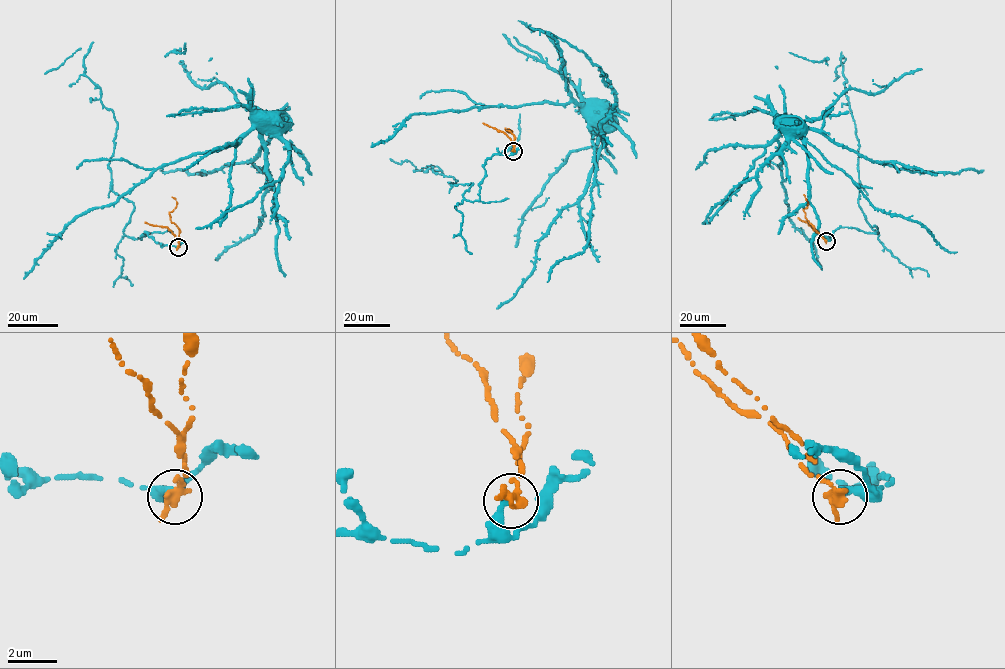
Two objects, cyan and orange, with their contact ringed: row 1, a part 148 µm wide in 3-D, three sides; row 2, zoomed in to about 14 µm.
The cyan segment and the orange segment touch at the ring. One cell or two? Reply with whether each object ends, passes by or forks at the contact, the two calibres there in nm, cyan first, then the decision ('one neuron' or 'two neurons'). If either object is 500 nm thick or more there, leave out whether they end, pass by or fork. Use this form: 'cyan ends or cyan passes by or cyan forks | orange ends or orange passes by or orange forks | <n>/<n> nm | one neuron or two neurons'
cyan ends | orange ends | 320/480 nm | two neurons

